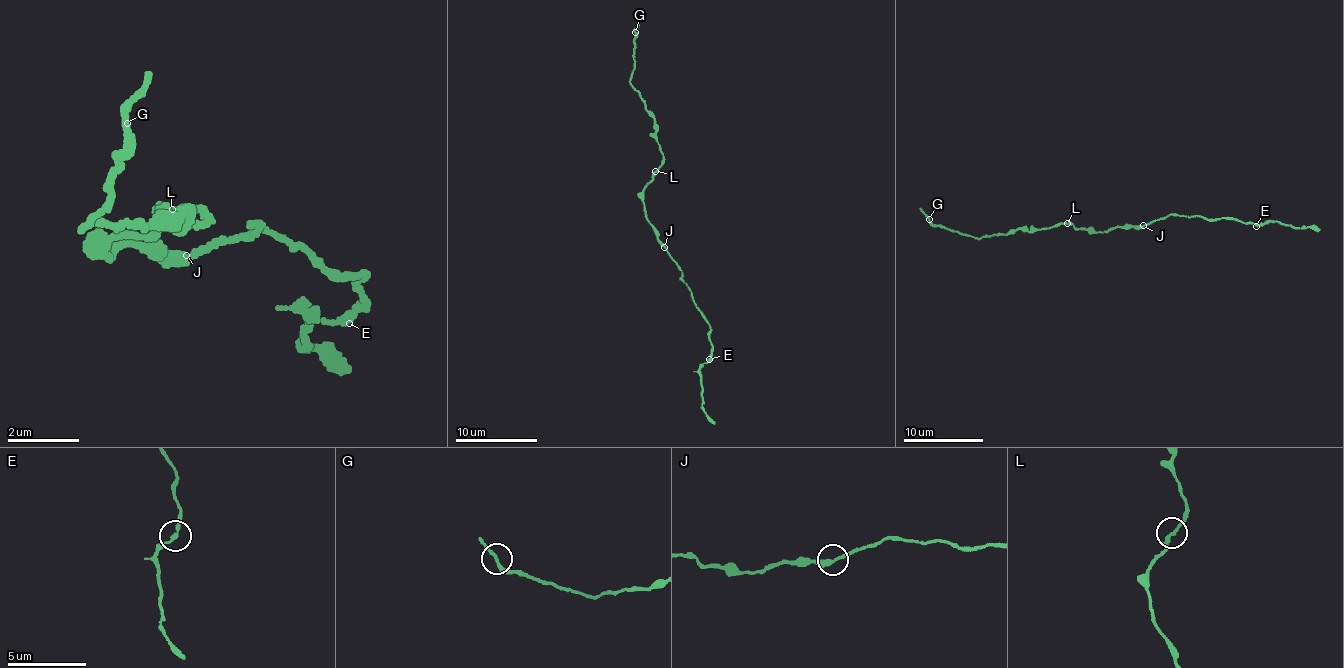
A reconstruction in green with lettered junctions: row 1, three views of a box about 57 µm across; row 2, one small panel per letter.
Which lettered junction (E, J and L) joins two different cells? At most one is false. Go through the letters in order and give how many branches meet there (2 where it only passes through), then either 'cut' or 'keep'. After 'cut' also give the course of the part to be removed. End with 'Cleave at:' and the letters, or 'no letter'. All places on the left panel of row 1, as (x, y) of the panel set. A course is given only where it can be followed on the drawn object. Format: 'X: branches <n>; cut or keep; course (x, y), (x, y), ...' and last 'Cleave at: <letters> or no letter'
E: branches 2; keep
J: branches 2; keep
L: branches 2; keep
Cleave at: no letter

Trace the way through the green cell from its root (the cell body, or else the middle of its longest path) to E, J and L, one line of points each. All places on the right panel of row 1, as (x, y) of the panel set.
E: (1118, 227), (1147, 225), (1168, 214), (1201, 215), (1209, 220), (1236, 218), (1256, 226)
J: (1118, 227), (1143, 225)
L: (1118, 227), (1105, 231), (1087, 231), (1066, 224)

